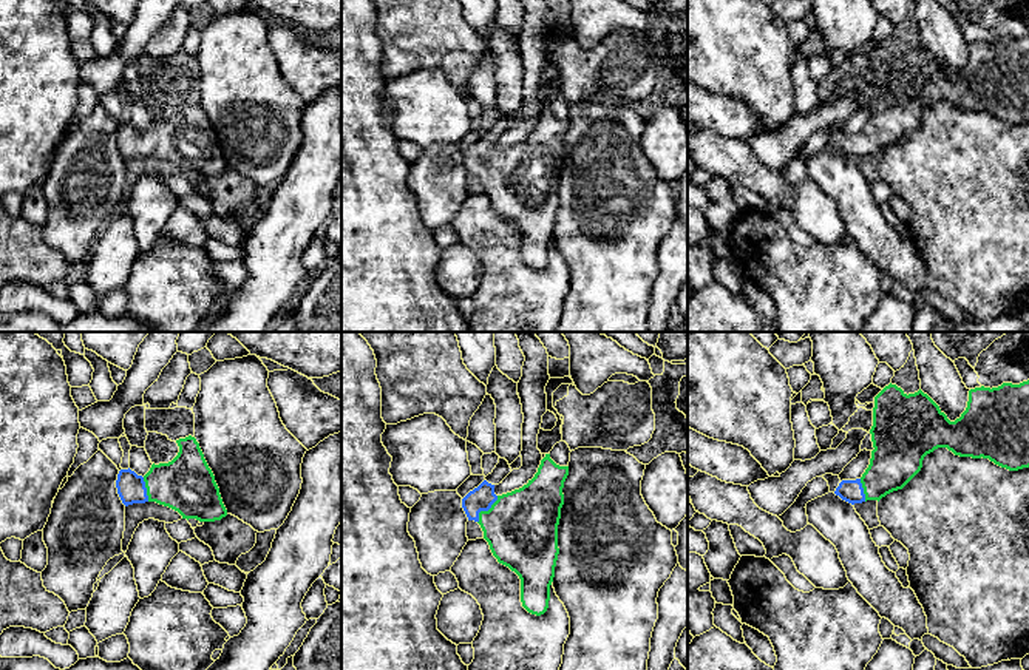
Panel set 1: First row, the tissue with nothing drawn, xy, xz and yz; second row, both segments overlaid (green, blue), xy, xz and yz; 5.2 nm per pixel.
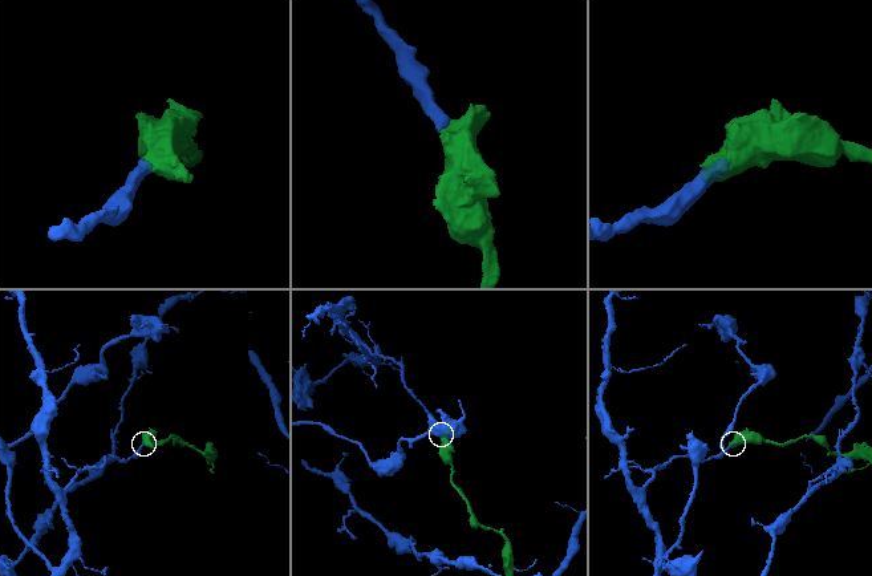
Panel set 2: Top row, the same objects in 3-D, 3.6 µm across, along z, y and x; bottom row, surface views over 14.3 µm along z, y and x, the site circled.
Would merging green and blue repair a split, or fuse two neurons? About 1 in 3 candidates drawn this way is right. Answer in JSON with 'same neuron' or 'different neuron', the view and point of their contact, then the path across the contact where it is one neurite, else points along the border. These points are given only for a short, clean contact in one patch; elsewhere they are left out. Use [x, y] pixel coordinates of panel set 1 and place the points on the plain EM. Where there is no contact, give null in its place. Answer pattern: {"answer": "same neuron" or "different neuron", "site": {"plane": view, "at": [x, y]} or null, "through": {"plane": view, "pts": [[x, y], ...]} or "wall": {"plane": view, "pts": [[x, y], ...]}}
{"answer": "same neuron", "site": {"plane": "xz", "at": [485, 165]}, "through": {"plane": "xz", "pts": [[521, 181], [485, 165], [481, 153]]}}

